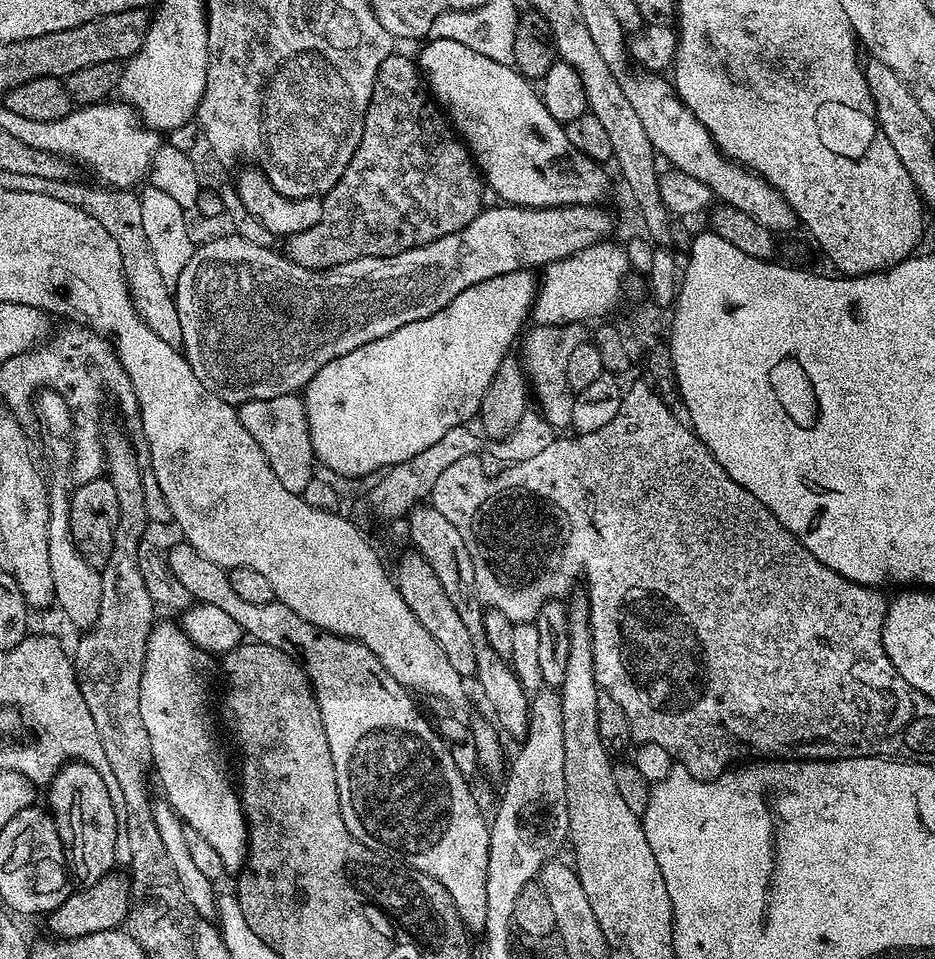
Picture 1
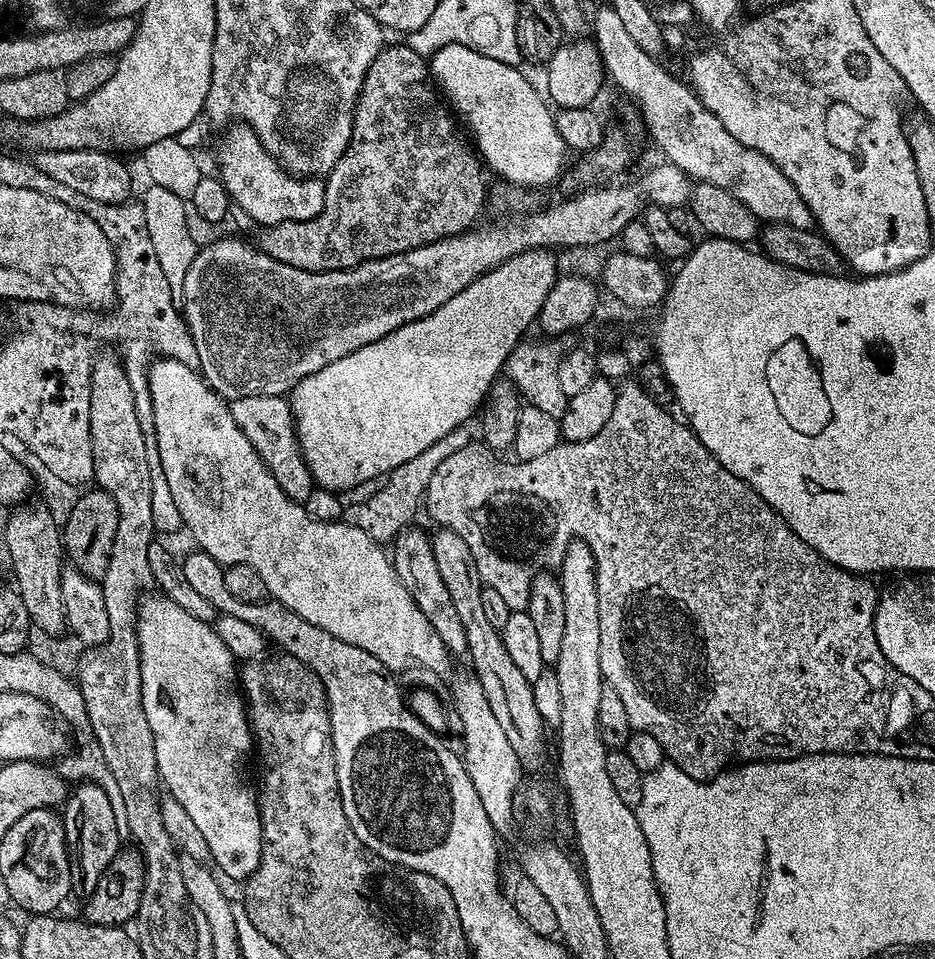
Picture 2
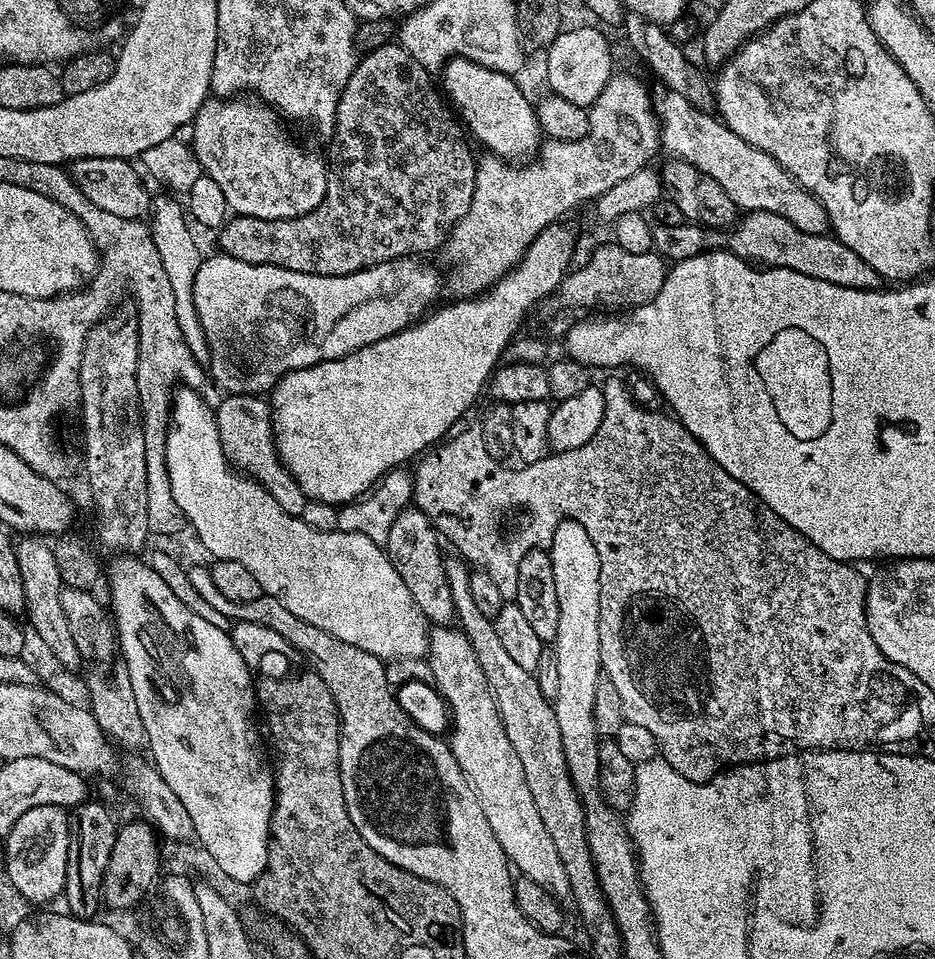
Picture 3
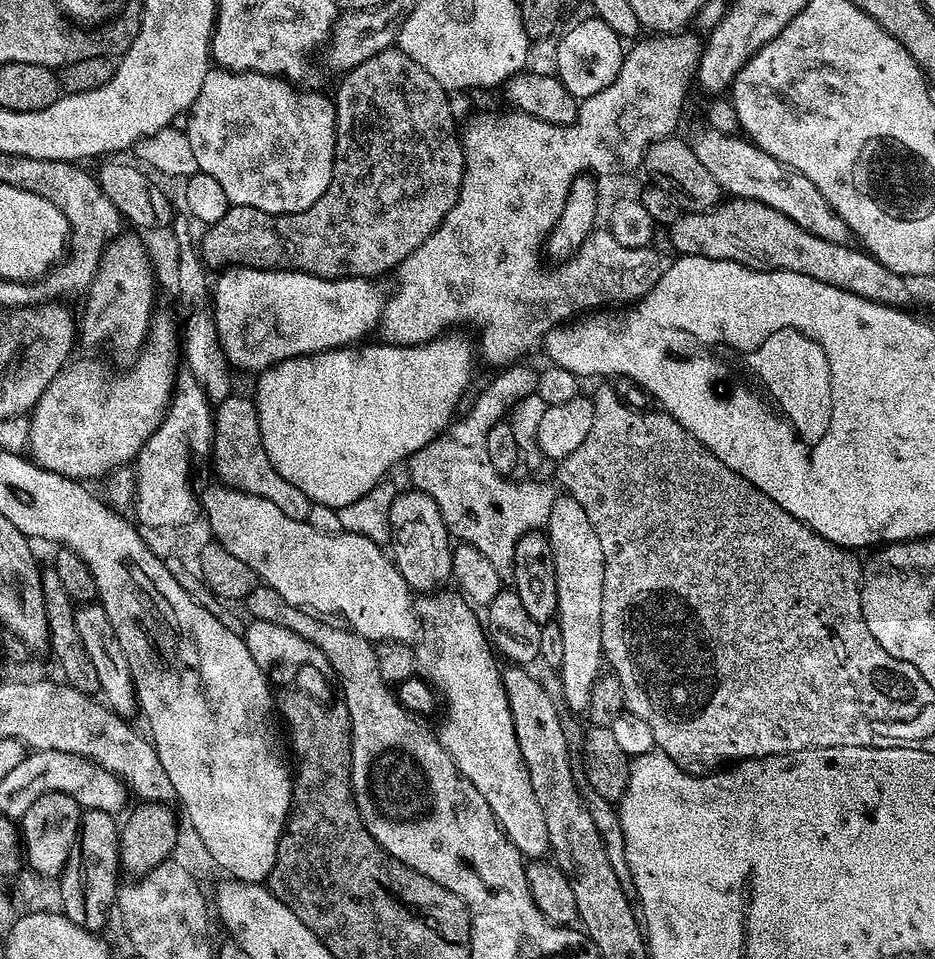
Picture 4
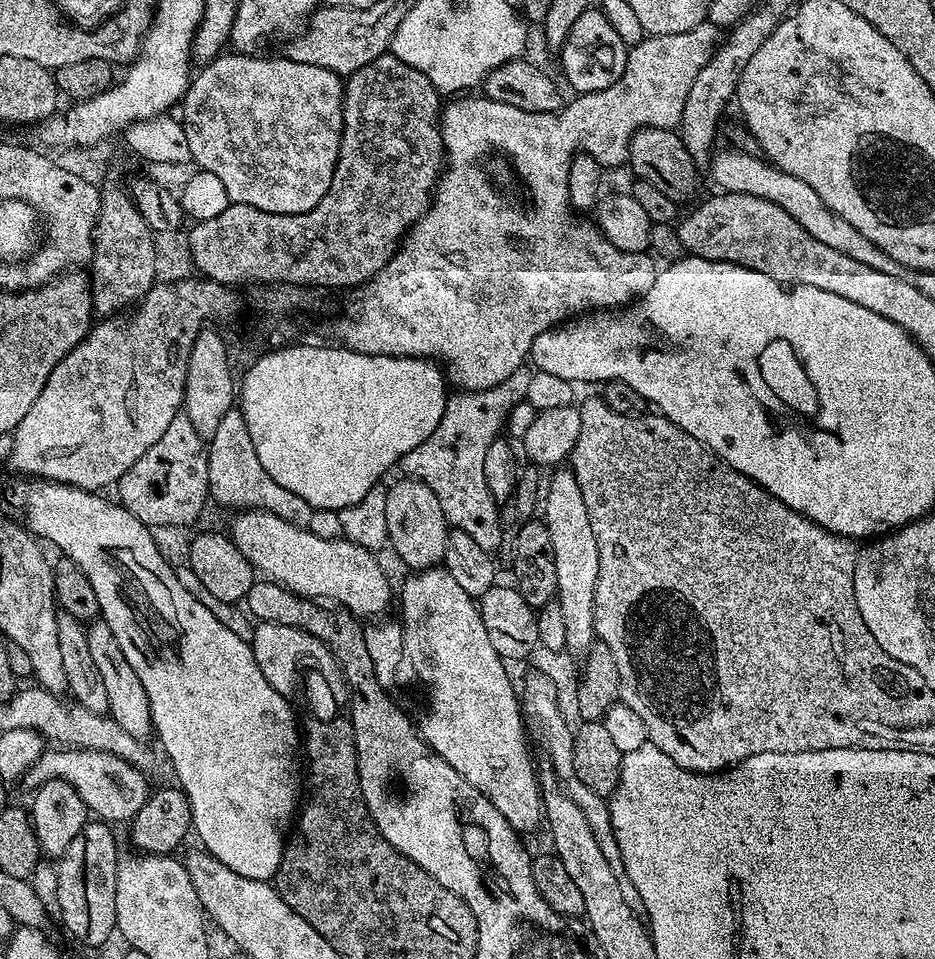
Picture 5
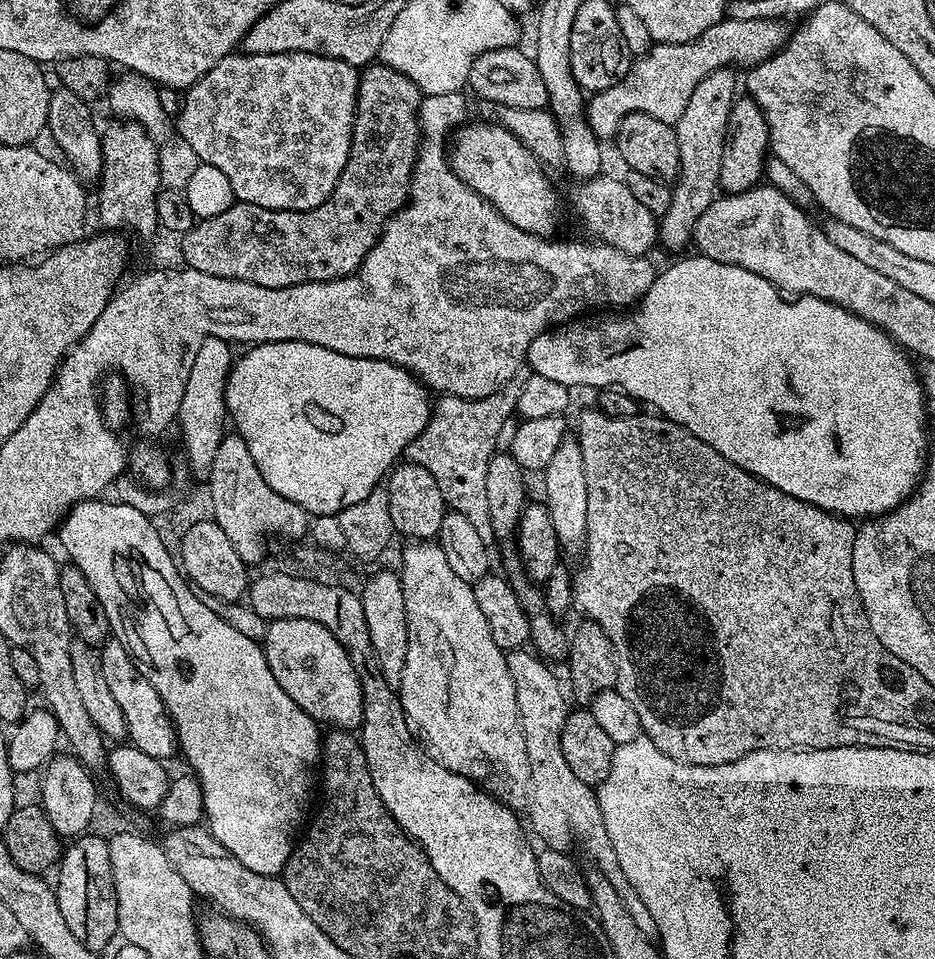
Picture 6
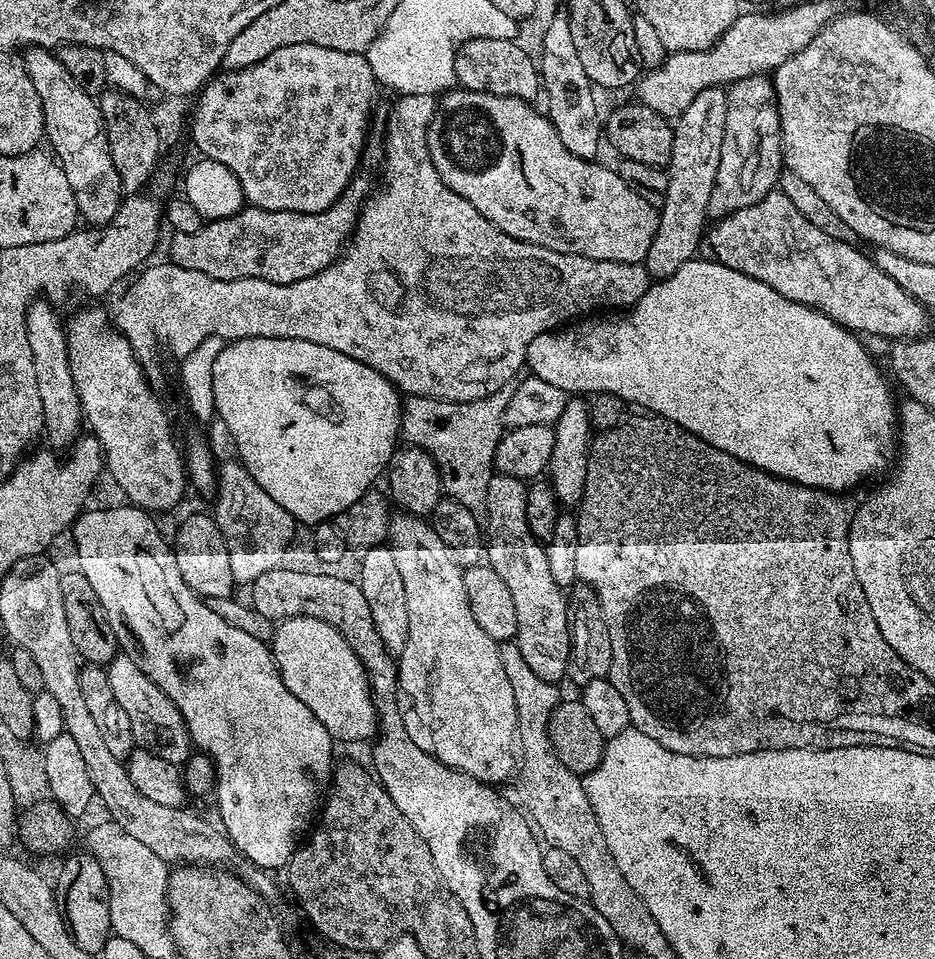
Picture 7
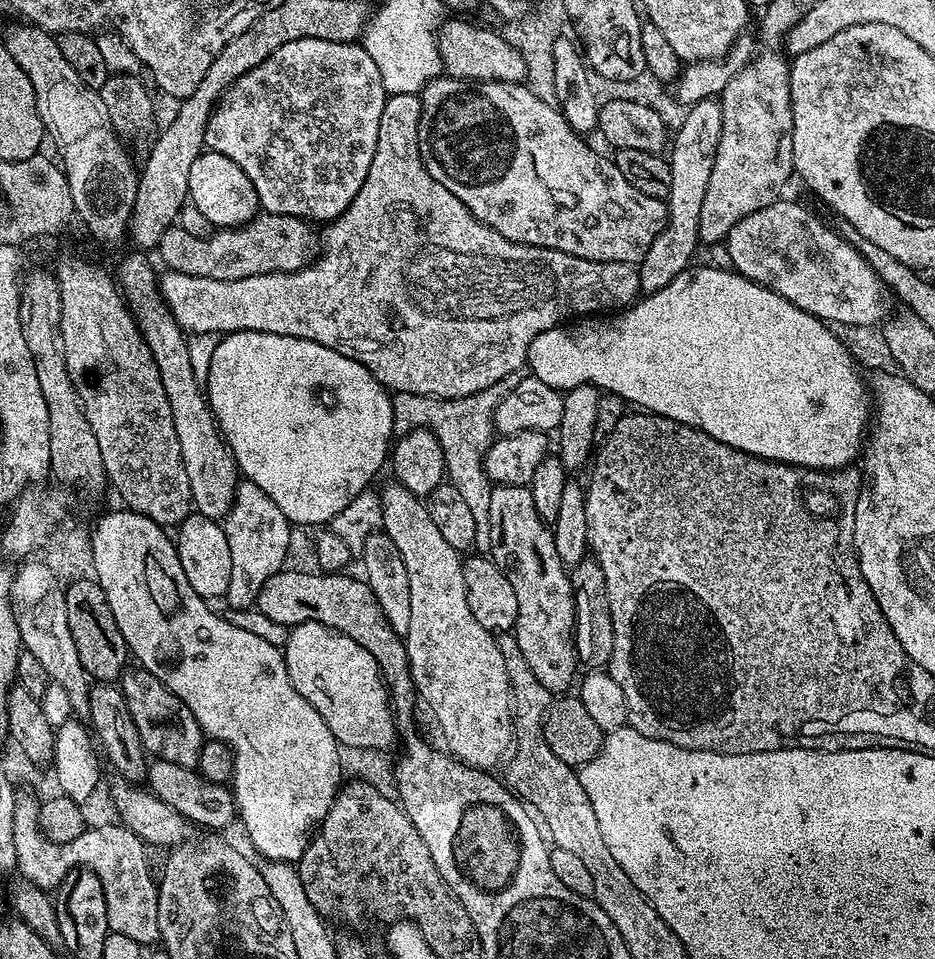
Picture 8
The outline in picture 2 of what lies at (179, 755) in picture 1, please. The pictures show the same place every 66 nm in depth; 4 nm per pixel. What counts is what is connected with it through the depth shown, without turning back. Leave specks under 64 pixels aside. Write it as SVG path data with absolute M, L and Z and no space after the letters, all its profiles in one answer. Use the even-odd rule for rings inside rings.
M163 594L148 596L139 601L136 606L136 641L138 642L138 654L140 655L140 678L142 680L142 710L146 710L146 722L150 722L150 730L154 734L154 754L156 755L156 770L158 780L166 787L167 795L173 796L190 814L190 818L197 824L202 838L206 838L206 846L210 846L212 855L211 863L225 877L243 882L258 866L260 851L262 850L262 826L260 825L260 805L254 795L254 788L244 784L244 767L248 764L248 755L254 752L254 737L252 726L248 722L248 710L244 703L242 689L238 683L238 661L232 651L218 638L215 627L206 621L200 621L193 615L186 614L177 603Z

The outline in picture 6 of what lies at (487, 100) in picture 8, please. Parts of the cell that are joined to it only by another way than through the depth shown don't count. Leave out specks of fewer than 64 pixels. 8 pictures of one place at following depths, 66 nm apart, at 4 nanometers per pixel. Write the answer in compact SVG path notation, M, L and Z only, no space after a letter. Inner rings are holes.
M499 122L472 123L465 123L455 133L456 141L453 144L451 141L450 163L454 175L466 182L466 186L474 189L483 200L489 200L511 224L518 226L518 230L551 237L556 228L560 200L547 174L540 169L537 153ZM601 174L585 182L577 183L576 186L576 208L580 211L580 220L596 235L593 237L599 243L609 244L611 248L617 248L631 256L648 256L651 248L657 247L657 217L652 216L650 210L646 210L646 206L642 206L642 202L638 202L638 198L634 198L634 194L630 194L627 183L623 179L611 180L607 174Z

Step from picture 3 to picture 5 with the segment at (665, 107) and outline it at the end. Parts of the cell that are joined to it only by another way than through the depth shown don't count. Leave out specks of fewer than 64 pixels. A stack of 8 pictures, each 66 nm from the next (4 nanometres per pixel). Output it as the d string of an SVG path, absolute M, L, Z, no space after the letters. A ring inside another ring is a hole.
M733 150L725 151L717 151L710 161L710 169L712 168L712 176L716 179L717 189L726 192L745 192L766 198L782 206L786 214L790 214L790 218L798 222L798 226L814 234L818 242L823 242L824 245L838 250L838 254L847 254L858 262L866 262L866 266L871 266L873 270L882 270L882 274L905 275L906 270L899 262L890 258L886 250L874 246L874 242L870 242L870 238L866 238L862 230L854 230L854 226L850 226L850 222L846 222L842 214L834 214L834 210L830 210L830 206L826 206L826 202L822 202L822 198L818 198L818 193L810 186L806 186L802 178L780 171L775 164L760 156L751 156Z

